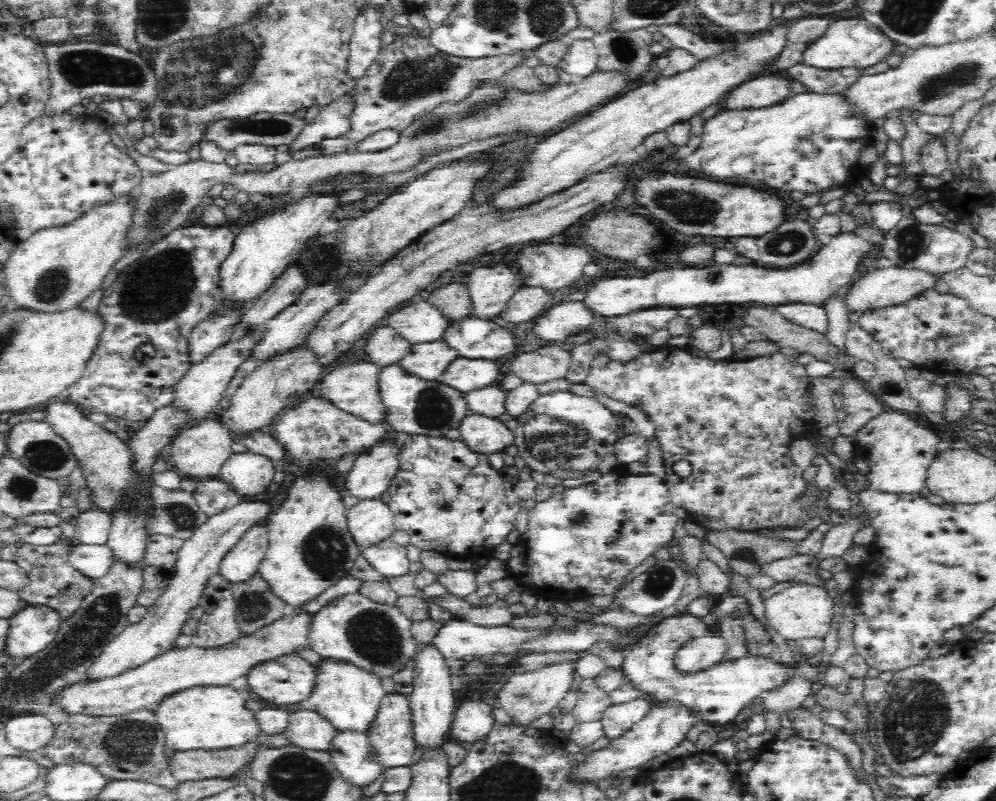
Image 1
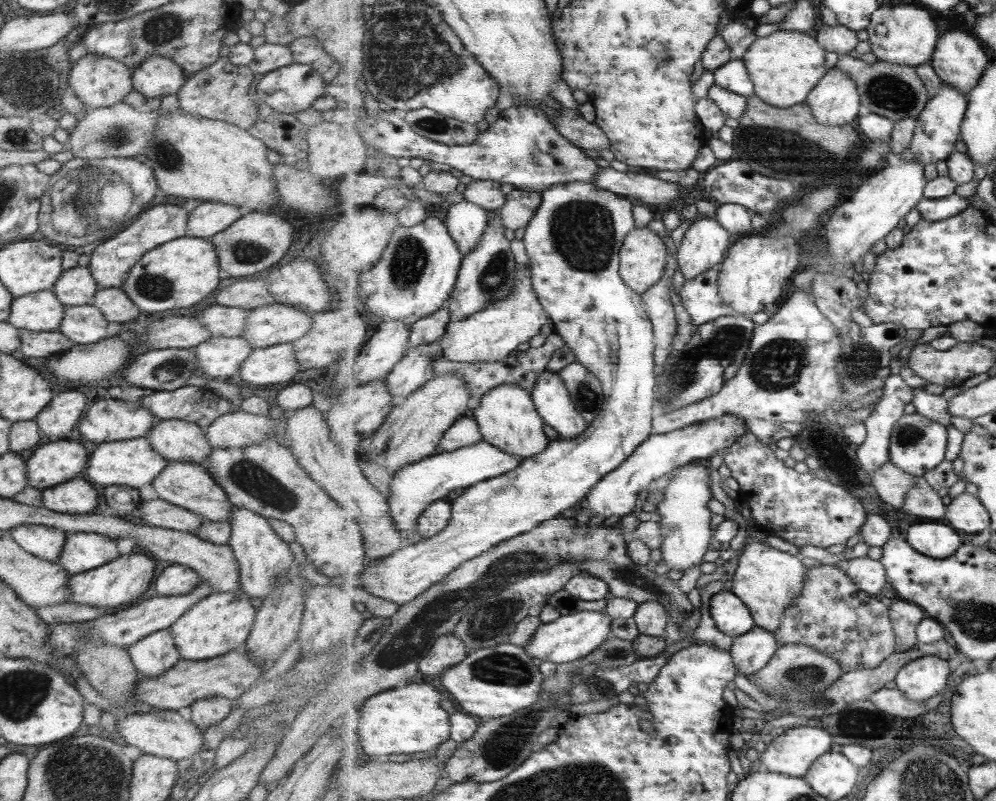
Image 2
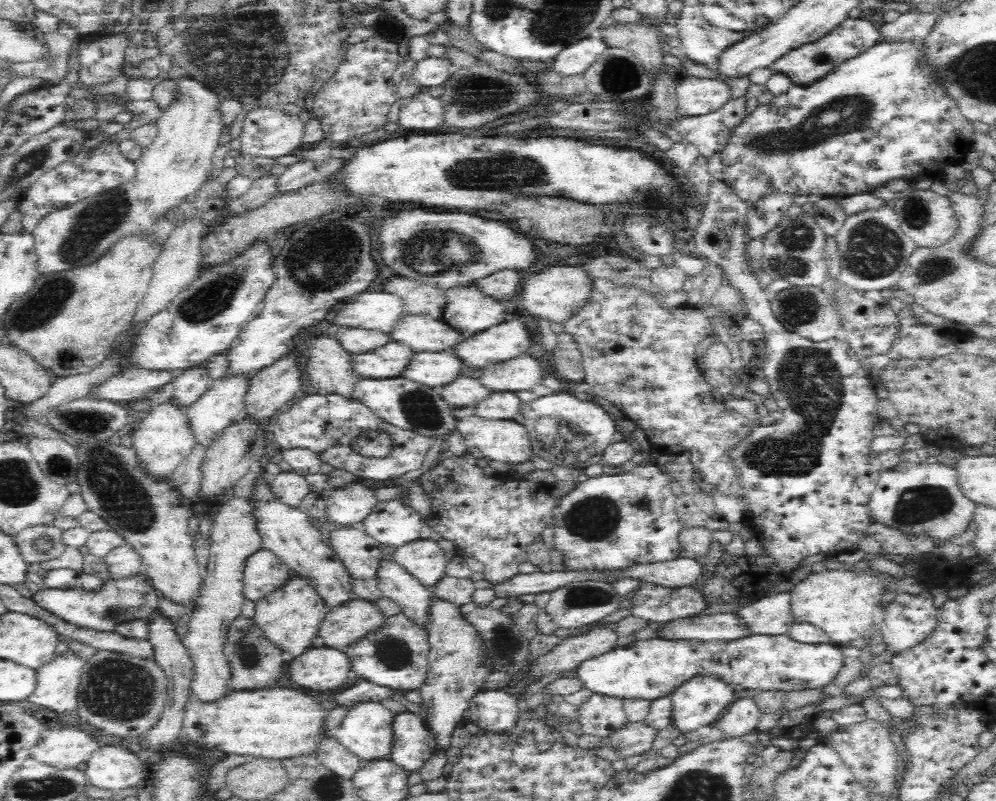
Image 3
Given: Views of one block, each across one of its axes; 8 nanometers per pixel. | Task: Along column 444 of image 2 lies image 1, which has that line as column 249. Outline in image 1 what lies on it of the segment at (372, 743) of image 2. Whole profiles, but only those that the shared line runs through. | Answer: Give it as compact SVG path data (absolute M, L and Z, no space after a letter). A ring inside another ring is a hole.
M232 686L193 687L170 696L156 705L158 723L165 735L165 745L174 752L192 750L222 751L244 747L263 734L257 714L246 708L248 694Z

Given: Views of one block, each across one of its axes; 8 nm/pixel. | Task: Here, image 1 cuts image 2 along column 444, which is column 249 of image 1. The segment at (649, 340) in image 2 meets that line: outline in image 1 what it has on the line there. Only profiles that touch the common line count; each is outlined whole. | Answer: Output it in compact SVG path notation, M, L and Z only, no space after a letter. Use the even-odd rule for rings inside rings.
M265 523L252 526L238 544L220 561L219 574L234 585L248 582L256 573L266 556L269 545Z

